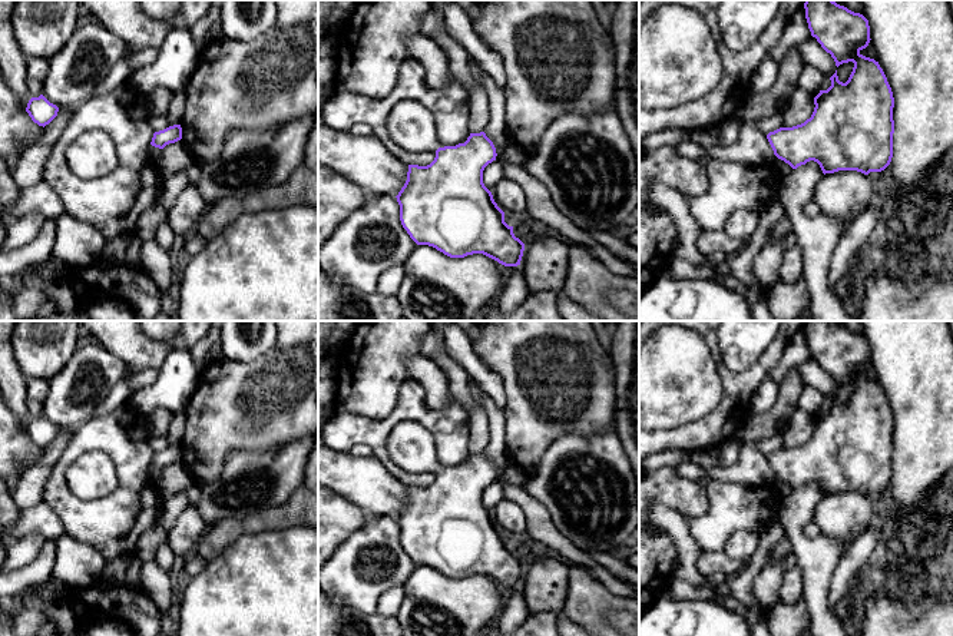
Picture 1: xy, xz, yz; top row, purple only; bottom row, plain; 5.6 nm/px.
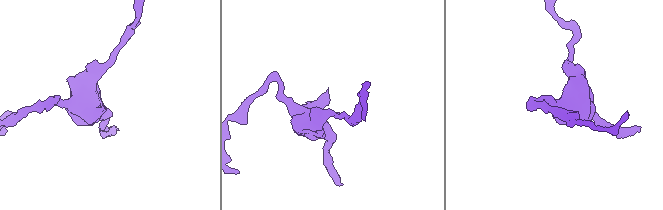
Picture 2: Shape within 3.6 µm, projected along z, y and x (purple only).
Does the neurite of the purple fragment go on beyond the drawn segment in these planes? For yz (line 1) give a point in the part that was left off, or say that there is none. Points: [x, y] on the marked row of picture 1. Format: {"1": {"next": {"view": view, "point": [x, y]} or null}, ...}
{"1": {"next": null}}

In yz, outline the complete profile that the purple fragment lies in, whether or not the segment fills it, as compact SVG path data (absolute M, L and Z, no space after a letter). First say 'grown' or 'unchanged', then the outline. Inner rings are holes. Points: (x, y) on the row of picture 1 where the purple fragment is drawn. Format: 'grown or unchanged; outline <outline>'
unchanged; outline M805 0L804 9L811 36L831 54L835 66L853 62L854 67L846 83L838 80L835 70L830 77L831 86L814 97L815 107L810 119L767 135L774 155L792 169L814 160L824 175L838 170L857 170L864 175L881 172L893 158L894 97L878 62L860 53L871 40L868 20L834 0Z

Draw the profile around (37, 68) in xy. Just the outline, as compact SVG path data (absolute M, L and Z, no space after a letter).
M27 57L27 89L30 99L39 97L43 92L44 80L49 74L50 60L44 57Z

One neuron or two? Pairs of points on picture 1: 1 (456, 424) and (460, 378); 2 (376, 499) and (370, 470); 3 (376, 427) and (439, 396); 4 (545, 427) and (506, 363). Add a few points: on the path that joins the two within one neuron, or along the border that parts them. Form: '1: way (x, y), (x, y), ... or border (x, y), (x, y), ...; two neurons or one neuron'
1: border (452, 396), (470, 413); two neurons
2: way (376, 492), (370, 484), (370, 477); one neuron
3: border (412, 377), (423, 386), (432, 407), (450, 404); two neurons
4: way (543, 410), (543, 397), (523, 377); one neuron

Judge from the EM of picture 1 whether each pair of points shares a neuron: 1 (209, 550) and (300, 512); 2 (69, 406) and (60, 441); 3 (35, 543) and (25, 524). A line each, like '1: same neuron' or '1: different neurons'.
1: same neuron
2: different neurons
3: different neurons

